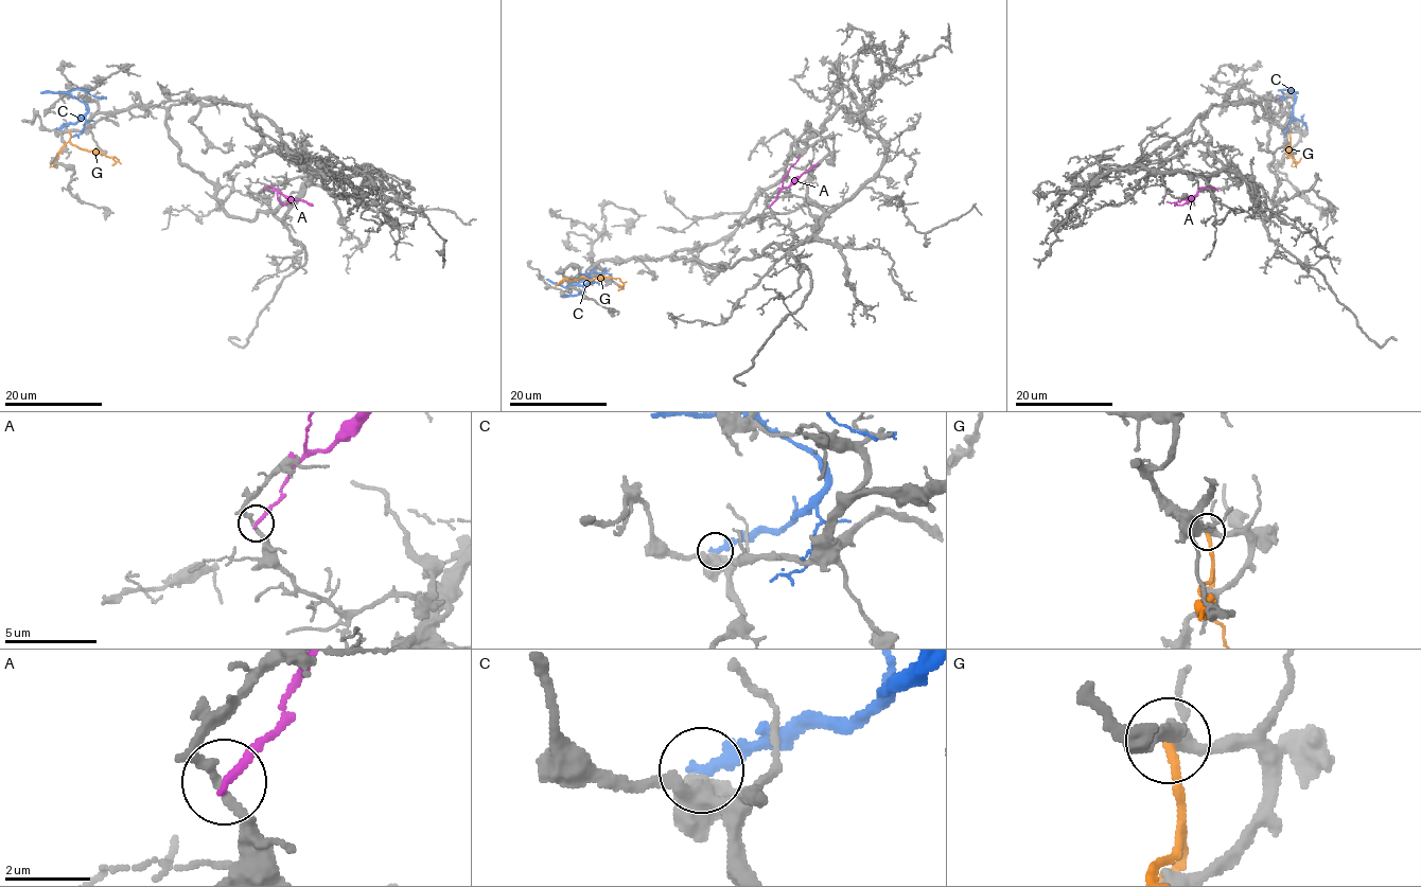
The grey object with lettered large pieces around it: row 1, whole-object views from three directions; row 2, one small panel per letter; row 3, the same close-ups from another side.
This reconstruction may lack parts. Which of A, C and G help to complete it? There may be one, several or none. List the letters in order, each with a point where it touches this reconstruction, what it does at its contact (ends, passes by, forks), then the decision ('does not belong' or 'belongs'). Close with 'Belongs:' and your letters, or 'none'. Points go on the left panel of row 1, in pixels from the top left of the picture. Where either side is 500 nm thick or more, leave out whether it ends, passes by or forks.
A: meets grey at (264, 189); it ends there; does not belong
C: meets grey at (57, 128); does not belong
G: meets grey at (69, 131); it ends there; does not belong
Belongs: none

